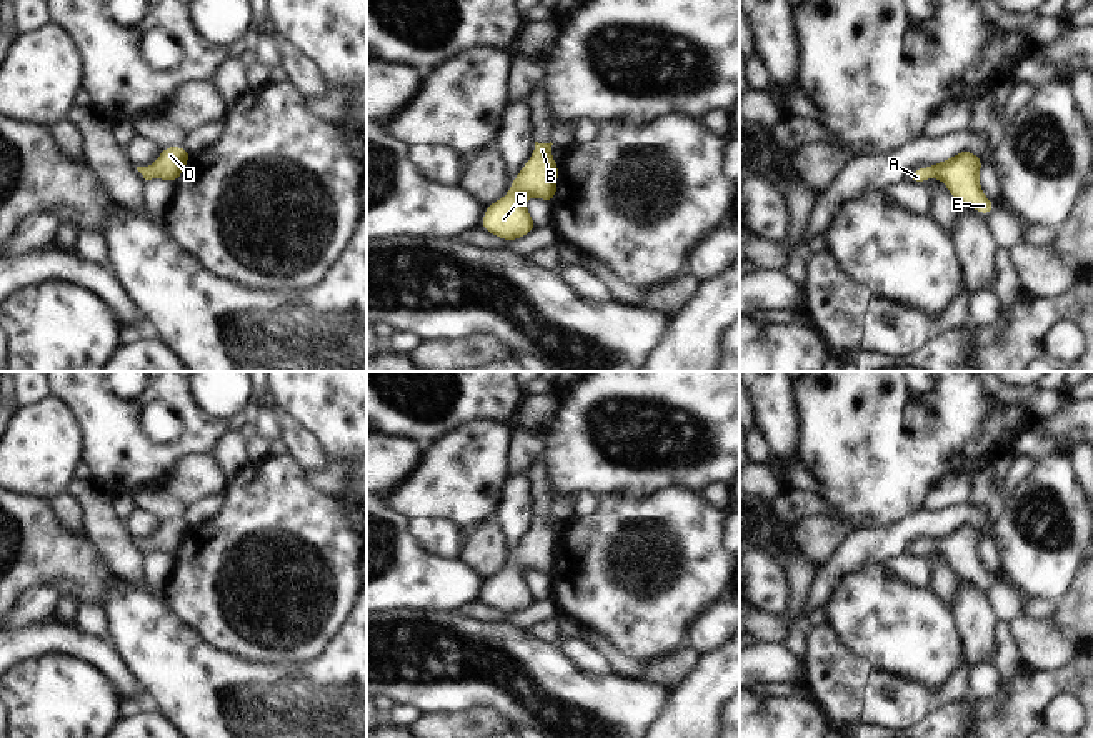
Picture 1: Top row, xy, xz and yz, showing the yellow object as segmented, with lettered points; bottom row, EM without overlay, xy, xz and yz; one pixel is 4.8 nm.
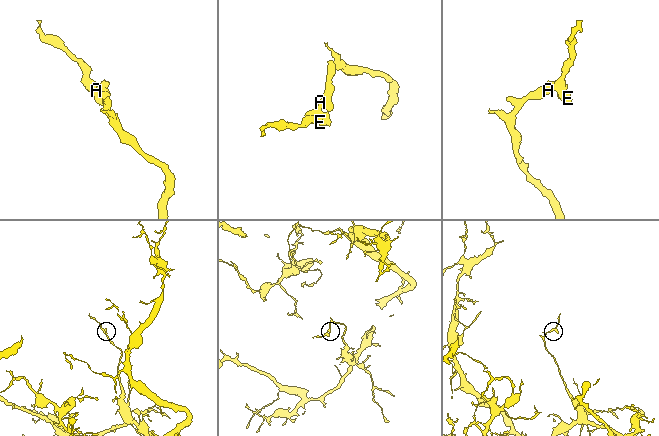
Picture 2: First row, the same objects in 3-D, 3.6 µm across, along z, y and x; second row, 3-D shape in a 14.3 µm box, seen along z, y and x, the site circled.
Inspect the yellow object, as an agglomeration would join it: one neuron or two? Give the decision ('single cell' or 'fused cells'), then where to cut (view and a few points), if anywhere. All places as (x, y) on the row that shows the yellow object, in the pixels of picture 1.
single cell; no cut

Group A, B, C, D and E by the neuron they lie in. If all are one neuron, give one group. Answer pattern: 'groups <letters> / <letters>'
groups A B C D E

